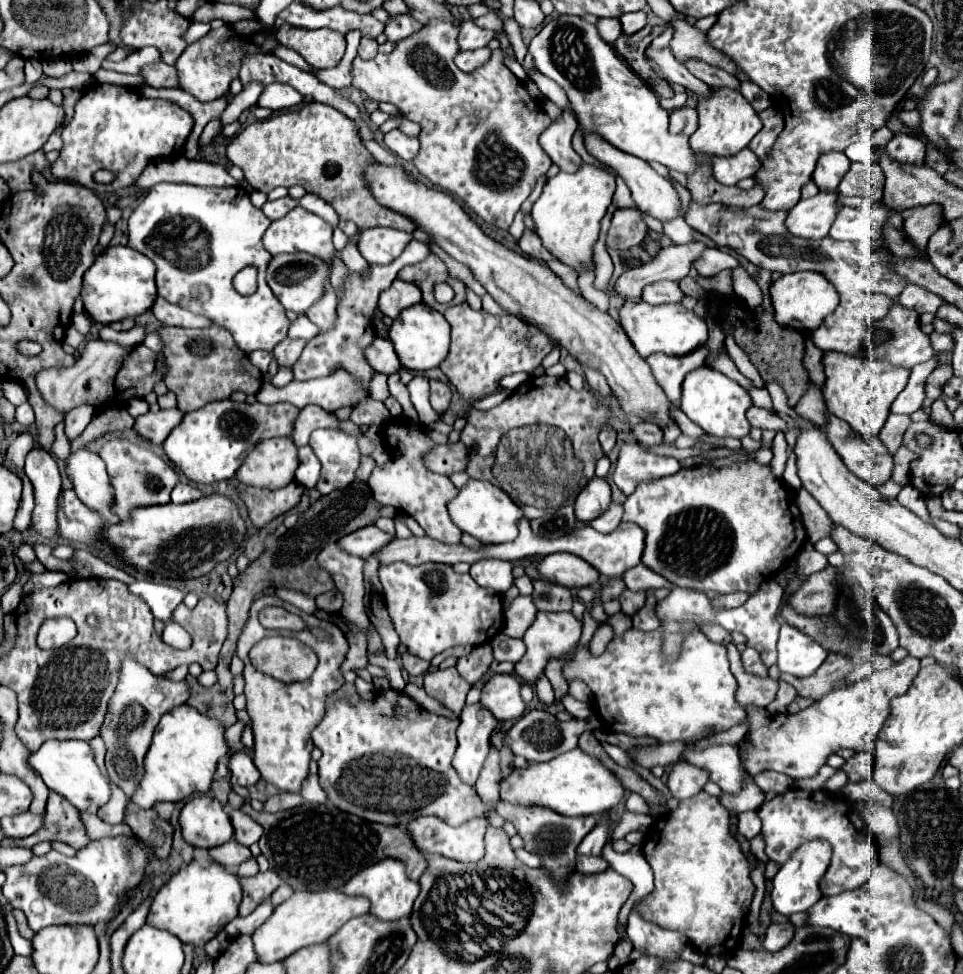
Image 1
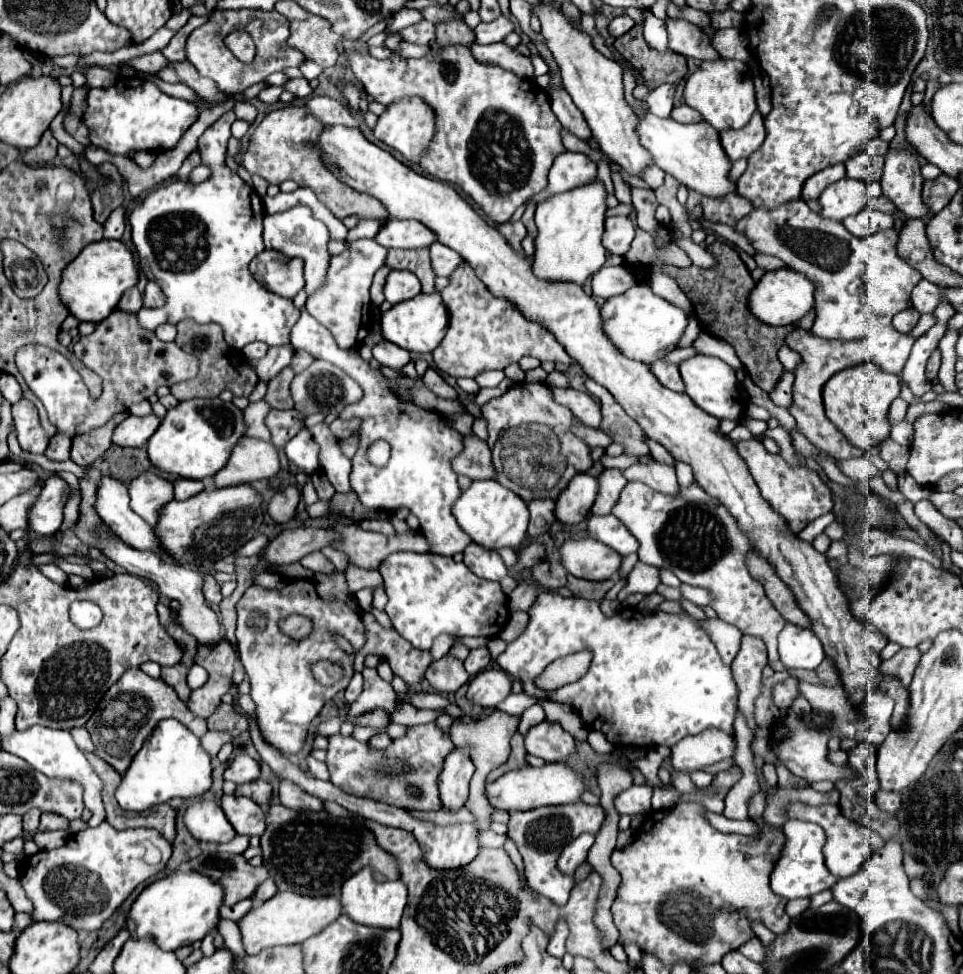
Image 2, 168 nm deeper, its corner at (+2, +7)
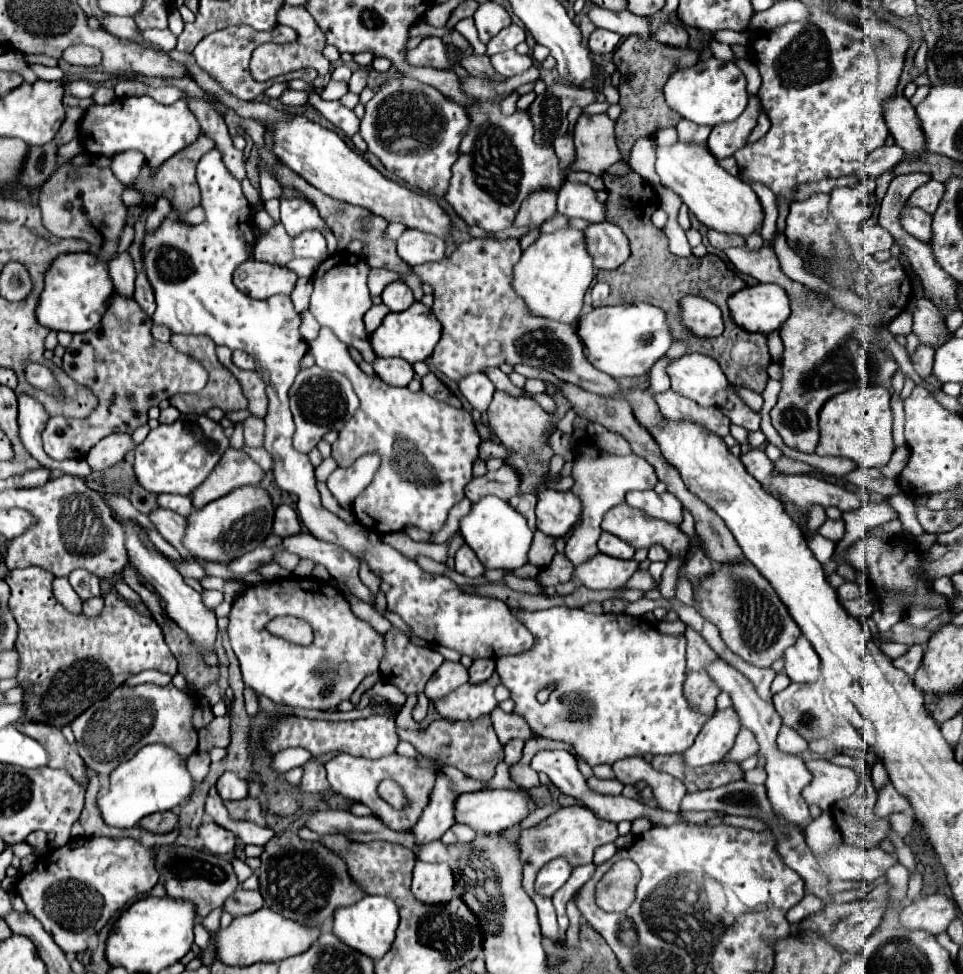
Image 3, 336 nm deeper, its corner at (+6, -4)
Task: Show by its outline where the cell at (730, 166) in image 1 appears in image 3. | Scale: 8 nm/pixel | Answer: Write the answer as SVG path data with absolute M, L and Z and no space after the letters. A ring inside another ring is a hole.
M750 96L750 102L746 106L746 112L730 124L718 124L712 128L712 134L708 138L710 152L722 160L734 156L740 148L748 144L748 138L756 126L756 118L760 112L760 100L756 96Z

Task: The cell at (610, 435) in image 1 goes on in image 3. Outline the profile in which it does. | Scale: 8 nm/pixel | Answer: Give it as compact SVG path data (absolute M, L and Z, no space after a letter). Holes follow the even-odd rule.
M500 368L488 370L488 372L484 372L484 374L492 380L492 384L496 386L496 390L506 392L506 394L510 394L510 396L528 396L528 392L522 390L522 388L516 388L516 386L510 382L510 378L508 378Z

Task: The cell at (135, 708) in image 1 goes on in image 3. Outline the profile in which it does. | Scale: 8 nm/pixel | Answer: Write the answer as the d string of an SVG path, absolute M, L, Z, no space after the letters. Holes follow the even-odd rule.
M174 684L116 688L106 700L90 706L72 722L78 754L96 774L110 774L120 762L130 760L148 742L168 744L176 748L180 756L188 758L198 748L198 734L192 726L192 710L196 704L198 700L194 696L178 690Z

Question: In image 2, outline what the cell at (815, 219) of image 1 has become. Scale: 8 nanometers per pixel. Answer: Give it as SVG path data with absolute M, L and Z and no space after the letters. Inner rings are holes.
M844 177L828 185L824 193L818 197L818 201L822 205L822 217L842 221L844 217L856 215L866 207L868 191L864 181Z

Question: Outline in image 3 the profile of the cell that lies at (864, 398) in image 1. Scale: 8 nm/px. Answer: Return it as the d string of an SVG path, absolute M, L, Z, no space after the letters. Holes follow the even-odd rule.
M886 386L854 388L832 396L820 410L820 442L816 454L850 458L862 468L886 466L894 452L890 398L892 394Z

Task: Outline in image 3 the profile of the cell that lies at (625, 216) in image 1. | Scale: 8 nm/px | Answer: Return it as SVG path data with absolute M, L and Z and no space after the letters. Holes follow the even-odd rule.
M610 222L590 224L586 230L588 252L594 258L596 268L618 268L630 258L630 246L624 232Z

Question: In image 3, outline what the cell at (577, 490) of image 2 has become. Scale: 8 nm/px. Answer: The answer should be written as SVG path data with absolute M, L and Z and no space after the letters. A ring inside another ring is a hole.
M538 490L538 504L536 504L536 526L548 536L566 536L574 524L580 520L582 508L580 498L572 492L560 490Z

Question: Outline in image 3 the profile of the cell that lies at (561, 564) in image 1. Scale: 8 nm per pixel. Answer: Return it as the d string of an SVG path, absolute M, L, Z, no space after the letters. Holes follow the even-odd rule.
M596 554L584 564L574 568L574 578L590 588L590 590L614 590L622 588L628 578L636 572L638 564L634 560L620 560L620 558L610 558L606 554Z

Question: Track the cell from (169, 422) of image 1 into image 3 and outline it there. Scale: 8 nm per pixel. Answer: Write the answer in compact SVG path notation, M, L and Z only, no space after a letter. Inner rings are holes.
M110 434L88 452L86 462L92 470L104 470L114 466L116 462L122 462L126 454L134 452L134 448L136 444L130 434Z

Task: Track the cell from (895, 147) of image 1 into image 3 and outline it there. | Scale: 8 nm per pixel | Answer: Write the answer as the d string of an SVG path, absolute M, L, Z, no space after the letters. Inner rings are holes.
M904 204L902 206L902 216L900 216L900 224L902 228L912 234L918 240L928 242L932 238L932 216L928 212L922 212L920 208L914 208L912 204Z

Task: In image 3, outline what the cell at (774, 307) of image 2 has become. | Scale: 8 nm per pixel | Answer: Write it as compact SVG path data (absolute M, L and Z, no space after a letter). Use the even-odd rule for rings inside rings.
M756 284L742 288L728 300L732 318L748 332L770 334L790 318L792 300L778 284Z

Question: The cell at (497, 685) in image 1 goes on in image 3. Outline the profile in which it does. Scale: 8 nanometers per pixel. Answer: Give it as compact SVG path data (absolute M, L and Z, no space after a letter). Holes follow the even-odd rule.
M488 682L482 684L464 684L442 700L434 700L438 714L446 720L476 720L490 714L498 700L494 696L494 686Z

